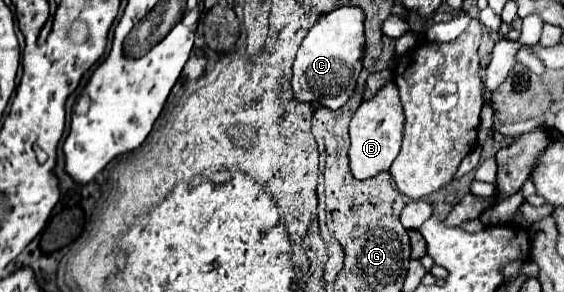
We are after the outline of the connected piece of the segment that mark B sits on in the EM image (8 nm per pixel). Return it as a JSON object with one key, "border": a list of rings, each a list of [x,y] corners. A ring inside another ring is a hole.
{"border":[[[393,81],[387,83],[383,89],[379,89],[375,97],[361,103],[361,107],[355,111],[349,125],[351,173],[357,179],[369,179],[391,167],[391,163],[395,161],[401,149],[403,123],[405,123],[405,117],[403,117],[403,107],[399,101],[399,89]]]}

